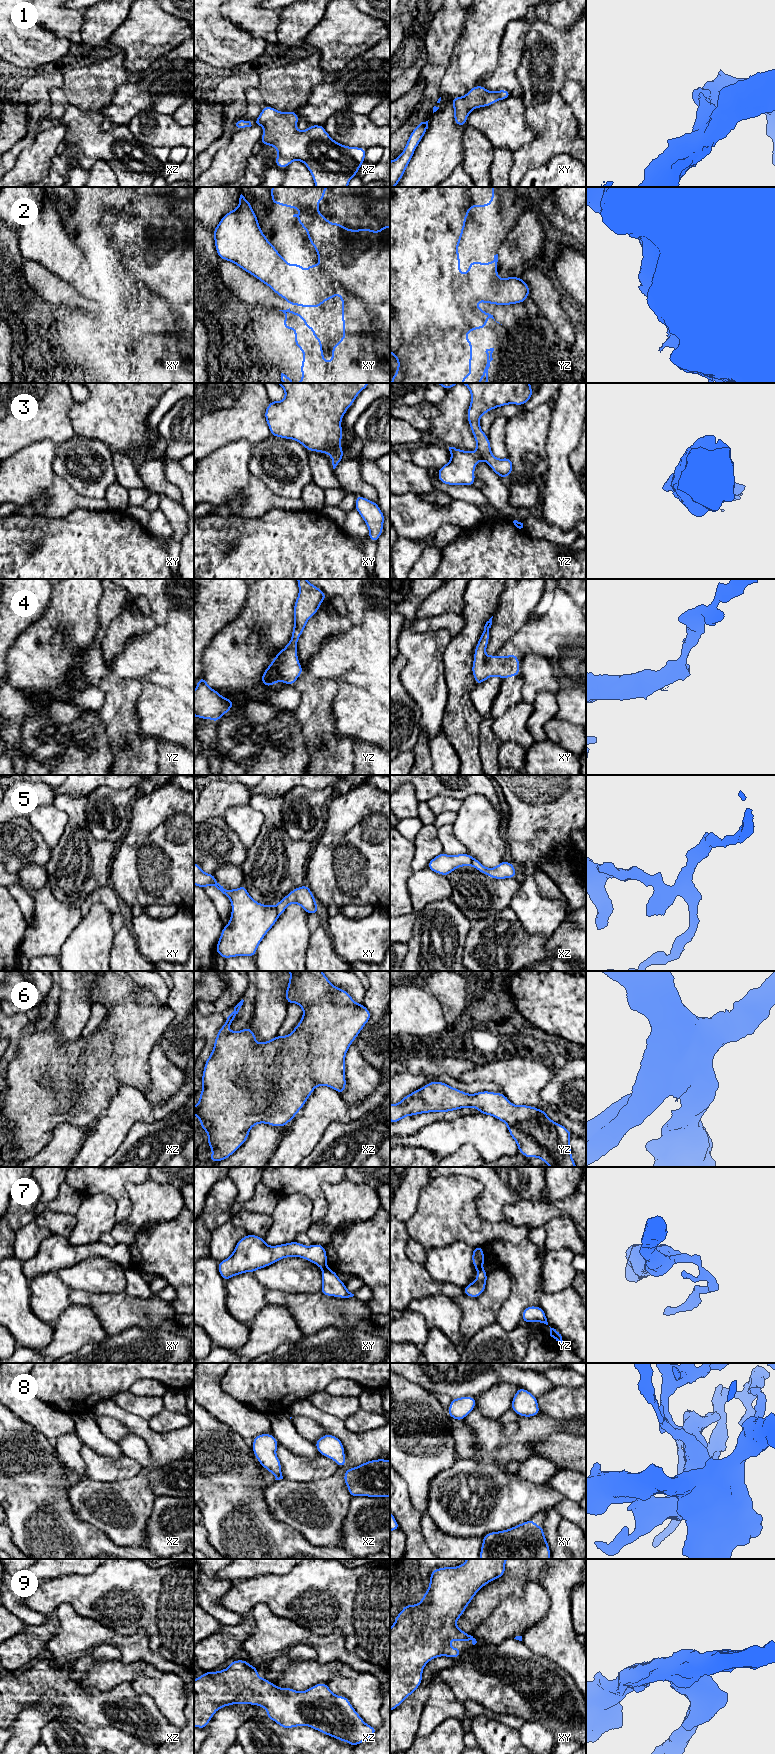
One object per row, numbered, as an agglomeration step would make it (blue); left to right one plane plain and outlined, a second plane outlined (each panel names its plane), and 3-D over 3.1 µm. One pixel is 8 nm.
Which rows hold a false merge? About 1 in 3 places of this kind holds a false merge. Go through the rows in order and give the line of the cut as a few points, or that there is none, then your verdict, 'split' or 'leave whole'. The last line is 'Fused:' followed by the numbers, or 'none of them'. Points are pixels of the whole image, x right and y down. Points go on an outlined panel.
1: cut none; leave whole
2: cut yz (475, 280), (473, 285), (480, 291), (480, 295), (496, 304); split
3: cut xy (341, 454), (335, 455), (332, 458); split
4: cut none; leave whole
5: cut xy (275, 906), (278, 915); split
6: cut none; leave whole
7: cut xy (326, 1267), (322, 1269); split
8: cut none; leave whole
9: cut none; leave whole
Fused: 2, 3, 5, 7

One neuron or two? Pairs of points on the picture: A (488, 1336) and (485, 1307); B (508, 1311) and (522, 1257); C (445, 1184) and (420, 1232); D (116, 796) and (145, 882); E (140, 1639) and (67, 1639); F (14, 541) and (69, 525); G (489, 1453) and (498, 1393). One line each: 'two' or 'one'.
A: two
B: one
C: one
D: two
E: one
F: one
G: two

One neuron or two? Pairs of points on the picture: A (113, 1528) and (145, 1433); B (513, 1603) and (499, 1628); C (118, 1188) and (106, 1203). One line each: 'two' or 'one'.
A: one
B: one
C: two

